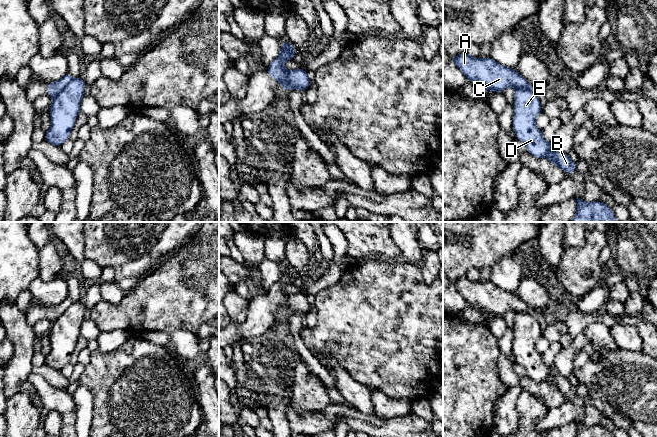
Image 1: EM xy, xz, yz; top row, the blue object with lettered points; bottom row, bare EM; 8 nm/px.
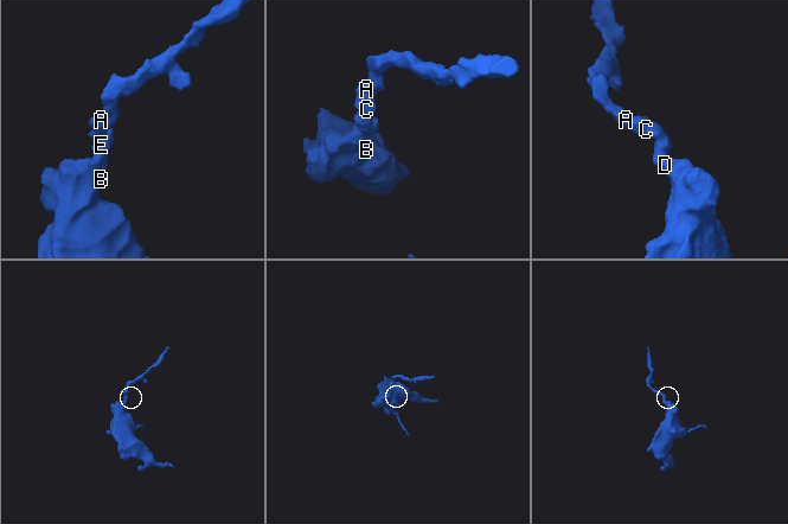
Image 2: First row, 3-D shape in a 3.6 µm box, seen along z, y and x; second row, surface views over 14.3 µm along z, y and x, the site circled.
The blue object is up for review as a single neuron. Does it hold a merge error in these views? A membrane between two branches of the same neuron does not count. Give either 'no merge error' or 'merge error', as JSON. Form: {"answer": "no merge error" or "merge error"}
{"answer": "merge error"}

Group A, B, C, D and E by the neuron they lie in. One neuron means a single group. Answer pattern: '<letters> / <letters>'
A C / B D E

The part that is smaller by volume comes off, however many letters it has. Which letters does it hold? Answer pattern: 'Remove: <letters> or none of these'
Remove: A, C

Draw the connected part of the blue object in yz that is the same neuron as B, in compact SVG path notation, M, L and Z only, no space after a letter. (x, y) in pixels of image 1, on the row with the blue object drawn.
M534 87L515 88L513 109L512 129L517 139L525 144L527 152L536 158L547 158L566 174L574 173L576 162L562 152L555 142L547 142L535 125L542 105Z

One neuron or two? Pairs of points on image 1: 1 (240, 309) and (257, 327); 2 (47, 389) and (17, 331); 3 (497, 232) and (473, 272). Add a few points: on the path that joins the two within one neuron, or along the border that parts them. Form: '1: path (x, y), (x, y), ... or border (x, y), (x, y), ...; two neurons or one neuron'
1: border (249, 301), (245, 319), (239, 324), (231, 322); two neurons
2: border (31, 371), (26, 379); two neurons
3: border (479, 268), (471, 266), (465, 275); two neurons

